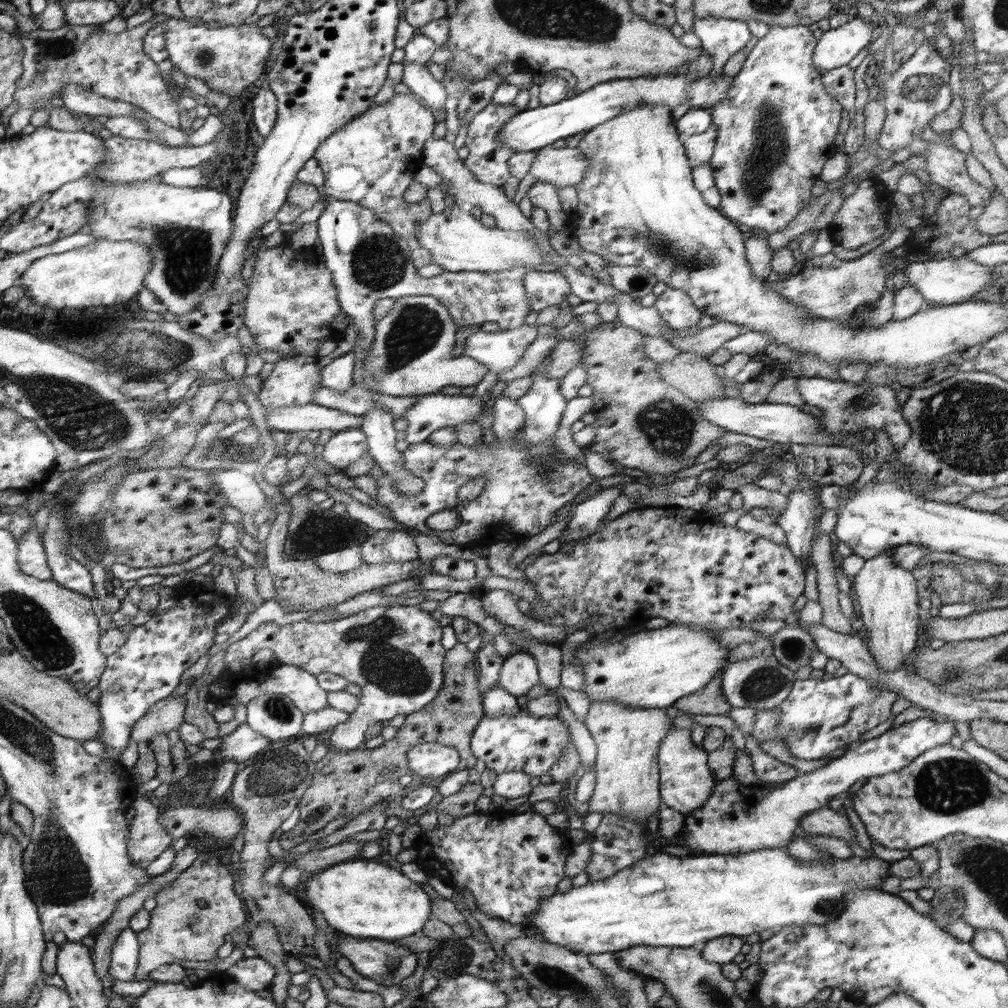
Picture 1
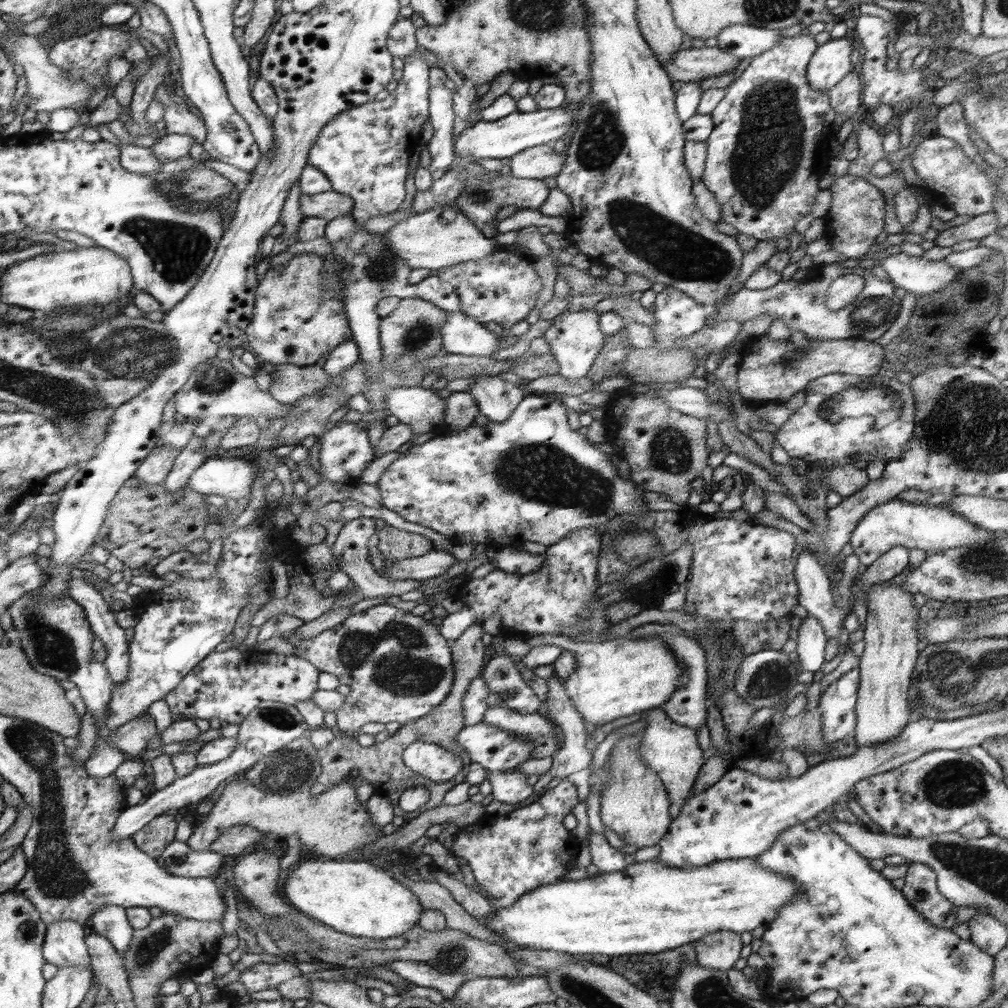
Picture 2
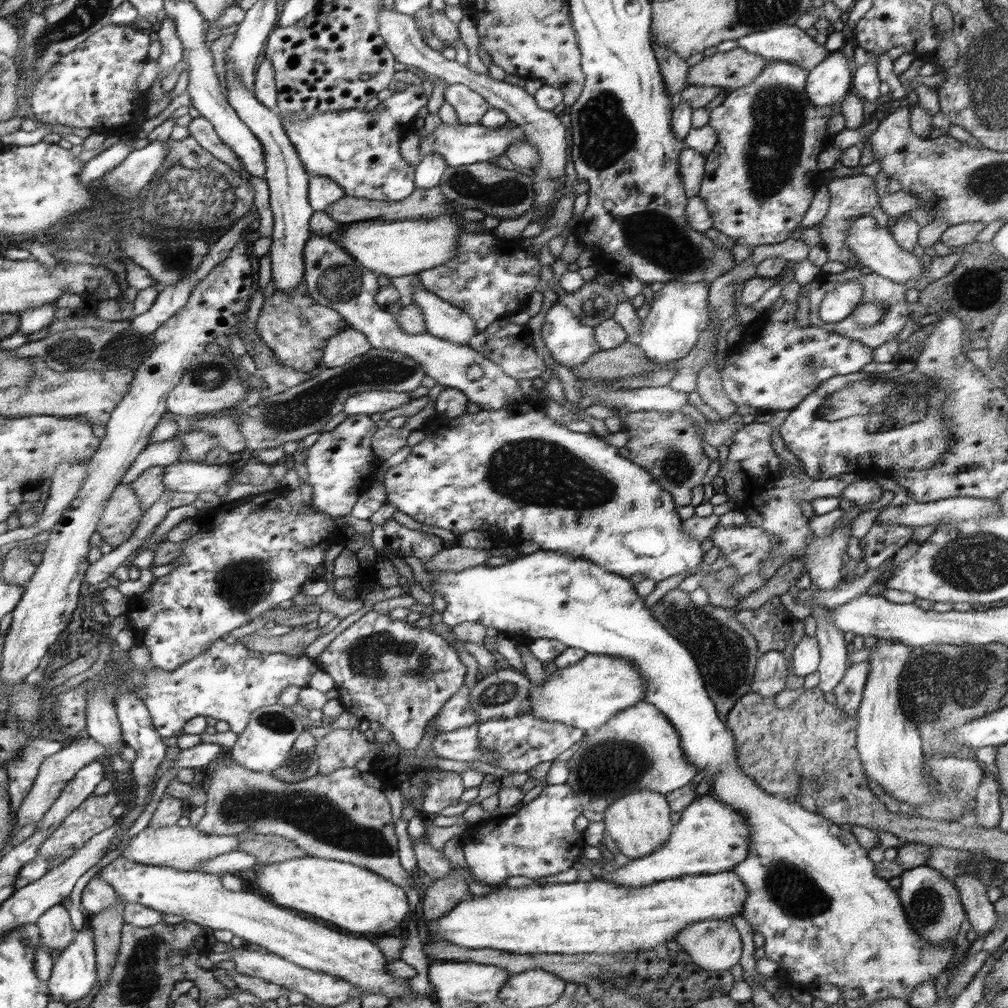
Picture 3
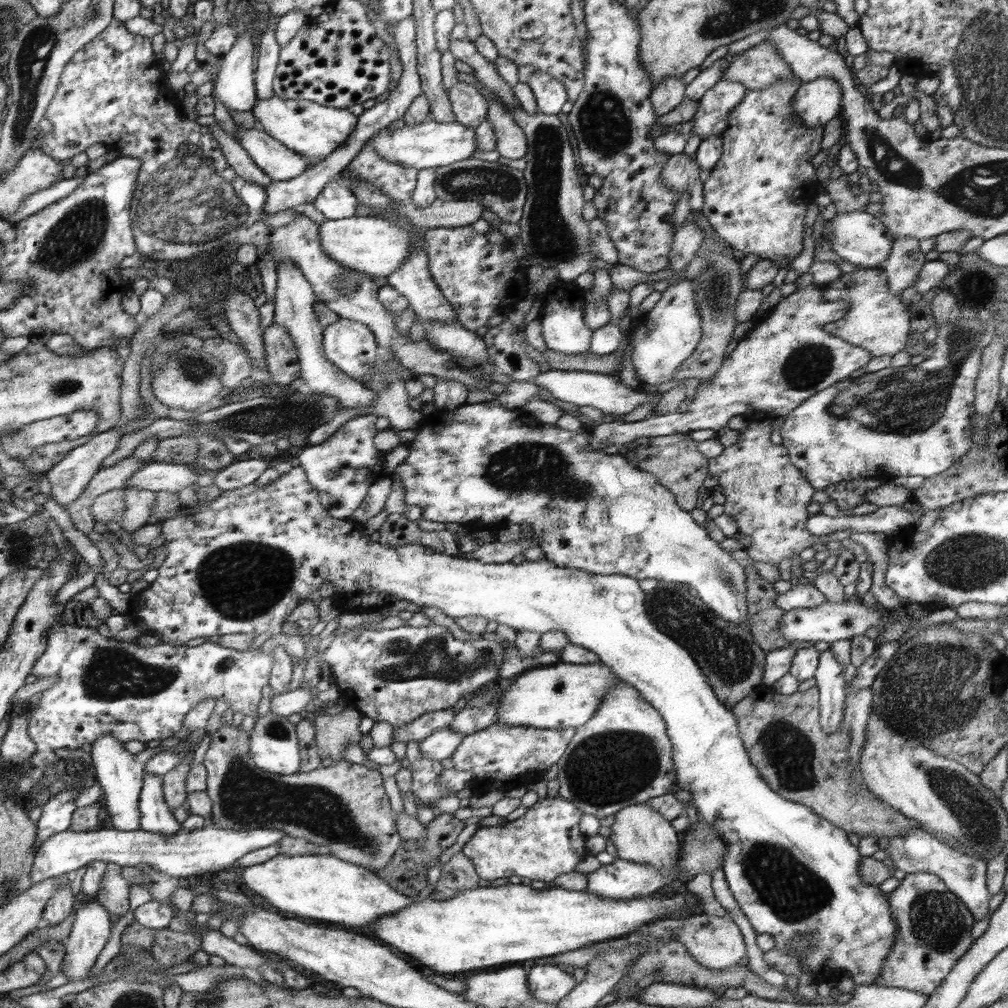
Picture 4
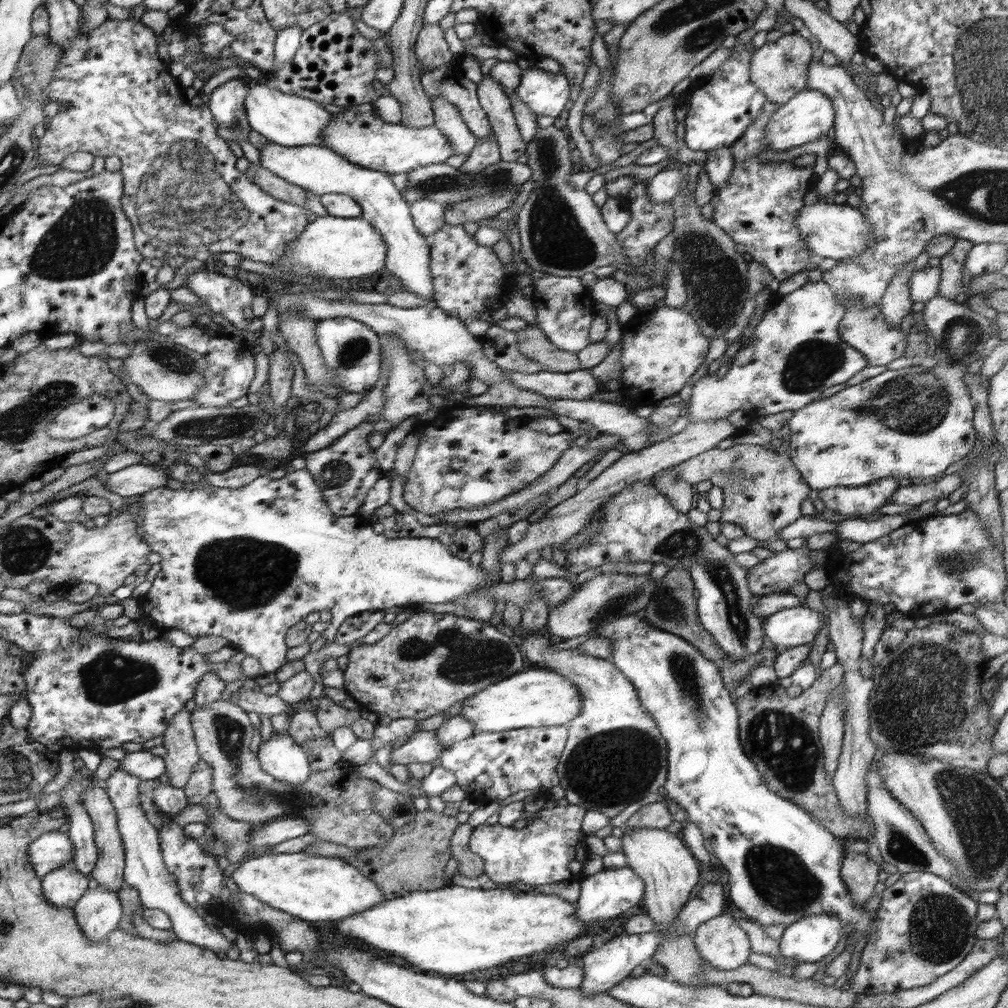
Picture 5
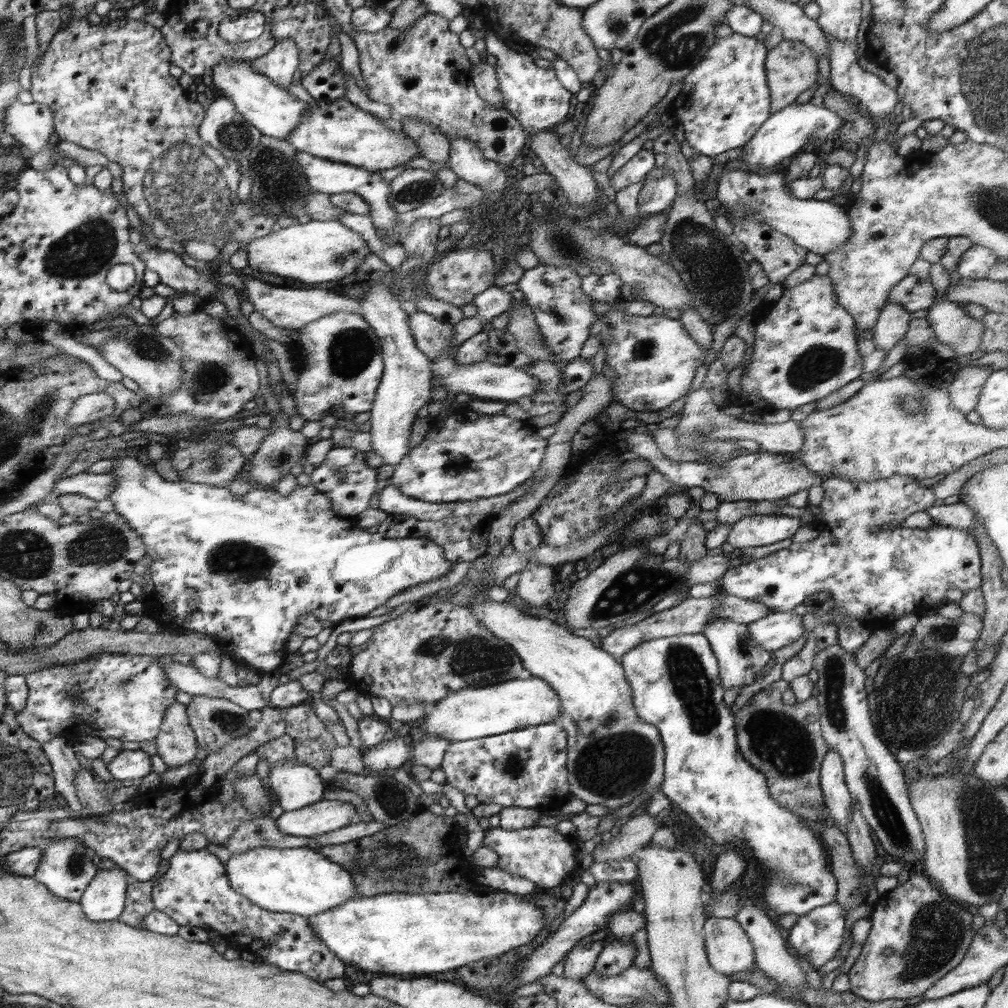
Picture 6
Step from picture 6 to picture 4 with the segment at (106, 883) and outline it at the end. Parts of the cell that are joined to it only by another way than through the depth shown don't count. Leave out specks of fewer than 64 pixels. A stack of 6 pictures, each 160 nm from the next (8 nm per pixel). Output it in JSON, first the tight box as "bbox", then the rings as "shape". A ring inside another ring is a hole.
{"bbox":[61,900,113,982],"shape":[[[96,900],[78,902],[76,918],[72,922],[72,928],[65,944],[65,956],[61,963],[62,974],[69,978],[69,982],[80,982],[88,979],[88,972],[94,968],[98,955],[110,938],[113,924],[106,909]]]}

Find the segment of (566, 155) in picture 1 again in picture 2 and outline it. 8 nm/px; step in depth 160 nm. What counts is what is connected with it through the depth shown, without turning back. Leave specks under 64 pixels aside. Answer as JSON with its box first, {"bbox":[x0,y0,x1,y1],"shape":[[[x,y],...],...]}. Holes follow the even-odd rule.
{"bbox":[511,145,566,180],"shape":[[[538,145],[511,157],[512,176],[534,180],[556,178],[565,165],[566,154],[554,151],[552,145]]]}

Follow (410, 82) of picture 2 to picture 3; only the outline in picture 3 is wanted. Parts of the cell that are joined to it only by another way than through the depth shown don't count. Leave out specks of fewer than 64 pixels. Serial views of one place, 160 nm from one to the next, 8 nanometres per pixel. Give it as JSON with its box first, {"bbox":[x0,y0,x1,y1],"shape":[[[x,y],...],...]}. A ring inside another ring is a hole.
{"bbox":[283,81,428,202],"shape":[[[413,81],[402,85],[371,111],[295,112],[291,120],[283,120],[283,125],[309,174],[333,179],[346,195],[354,198],[397,202],[408,198],[412,188],[416,187],[412,182],[415,168],[410,168],[400,156],[398,144],[426,102],[428,98],[424,90]]]}

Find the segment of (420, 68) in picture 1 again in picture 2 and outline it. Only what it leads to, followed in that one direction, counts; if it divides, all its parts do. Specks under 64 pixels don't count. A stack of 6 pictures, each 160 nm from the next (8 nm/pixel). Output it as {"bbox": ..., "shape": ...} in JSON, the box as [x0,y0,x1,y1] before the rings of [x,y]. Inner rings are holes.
{"bbox":[426,85,455,170],"shape":[[[430,85],[430,124],[433,131],[429,133],[426,144],[429,148],[432,162],[430,170],[445,170],[454,160],[455,148],[452,139],[452,127],[454,124],[454,111],[452,110],[453,93],[444,85]]]}

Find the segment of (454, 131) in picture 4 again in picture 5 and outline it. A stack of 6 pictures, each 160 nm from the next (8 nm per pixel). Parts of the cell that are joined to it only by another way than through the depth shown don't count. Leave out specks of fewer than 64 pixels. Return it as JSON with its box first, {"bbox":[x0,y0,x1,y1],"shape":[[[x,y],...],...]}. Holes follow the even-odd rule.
{"bbox":[321,103,455,174],"shape":[[[371,103],[351,106],[350,110],[332,114],[329,126],[321,134],[324,147],[328,147],[358,166],[383,173],[402,174],[412,170],[446,162],[455,152],[450,138],[436,125],[427,127],[386,123],[375,113]]]}

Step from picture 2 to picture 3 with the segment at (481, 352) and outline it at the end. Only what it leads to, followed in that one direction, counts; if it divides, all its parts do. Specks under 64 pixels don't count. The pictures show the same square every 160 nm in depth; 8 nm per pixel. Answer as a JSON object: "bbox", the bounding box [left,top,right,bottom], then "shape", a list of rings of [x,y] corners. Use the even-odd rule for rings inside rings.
{"bbox":[413,282,479,345],"shape":[[[420,282],[416,285],[413,302],[423,310],[426,333],[458,345],[468,345],[479,334],[477,322],[461,307],[452,306],[438,295],[432,294]]]}

